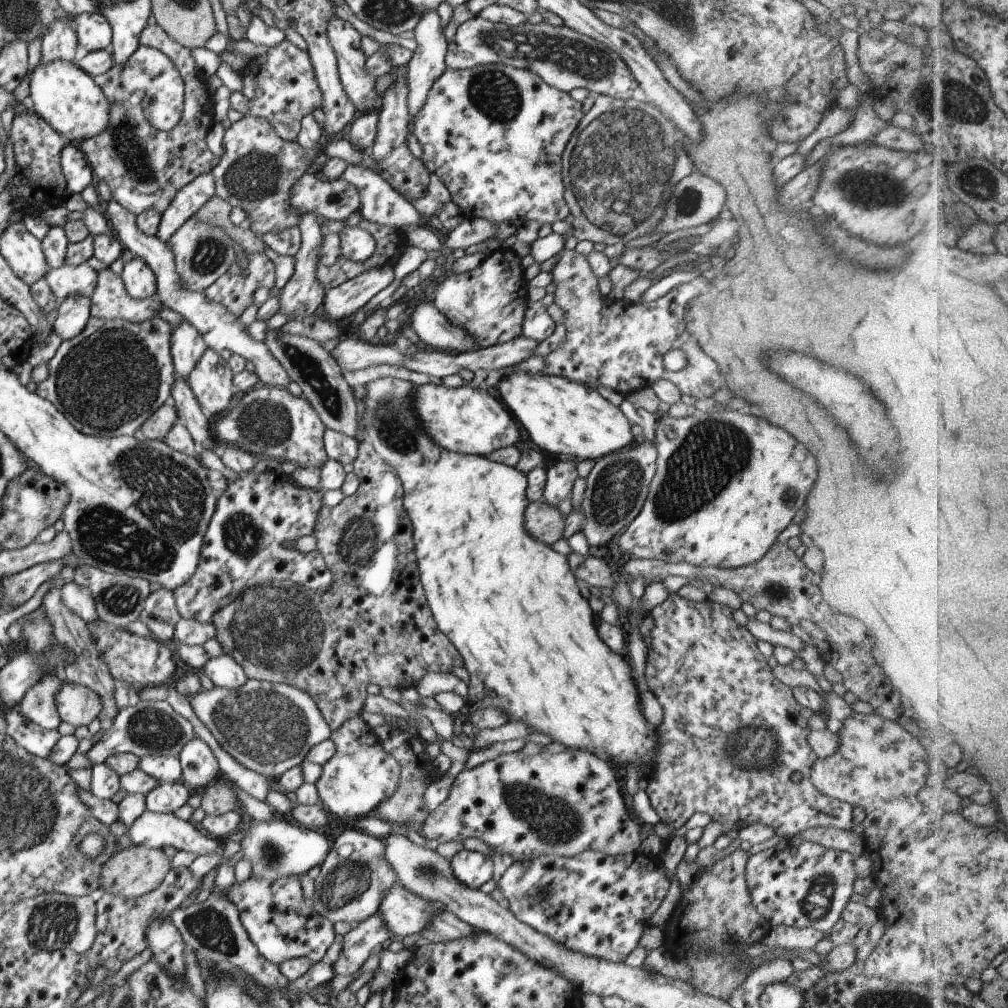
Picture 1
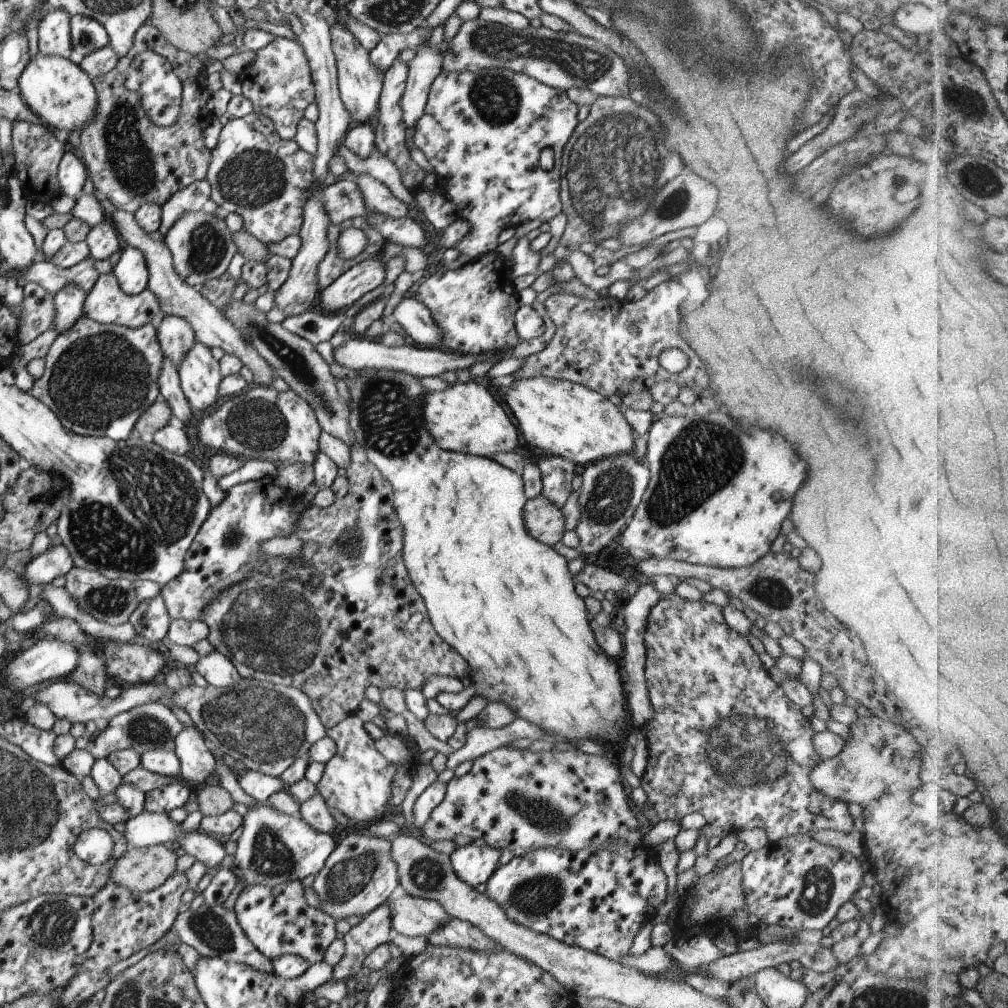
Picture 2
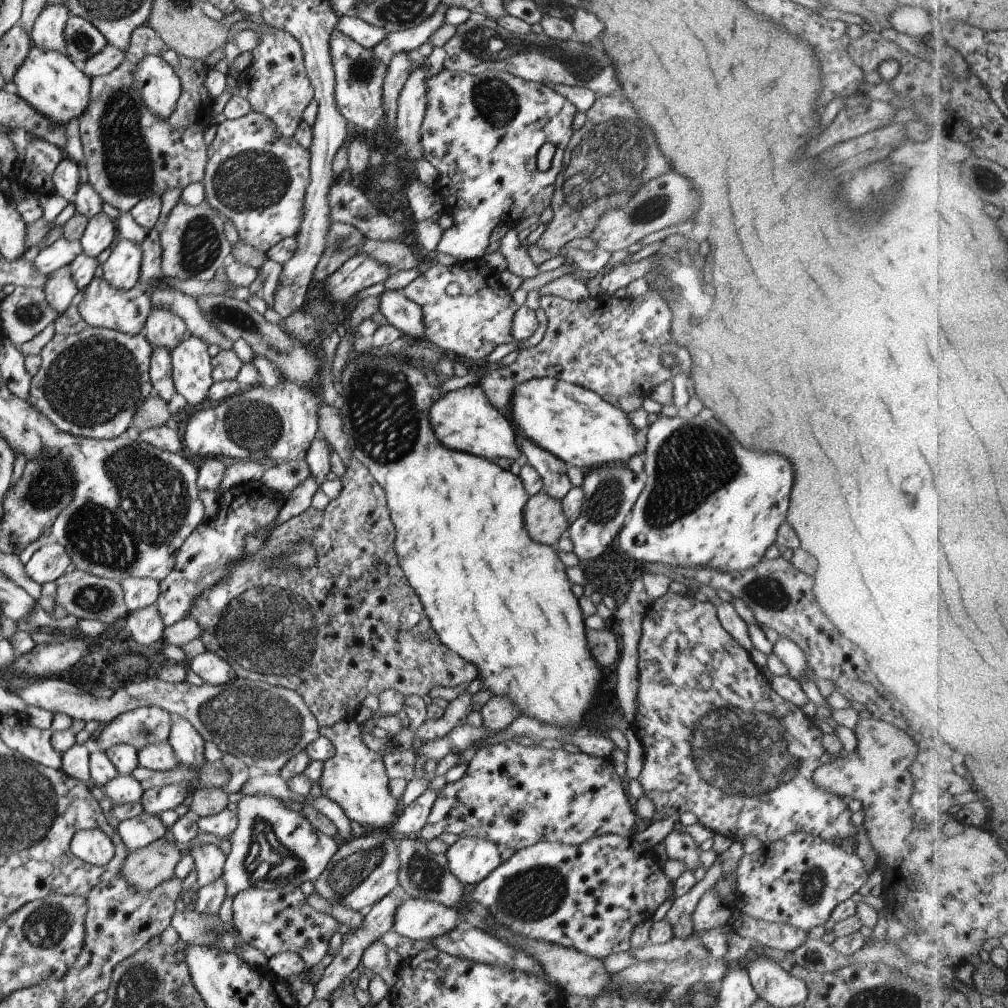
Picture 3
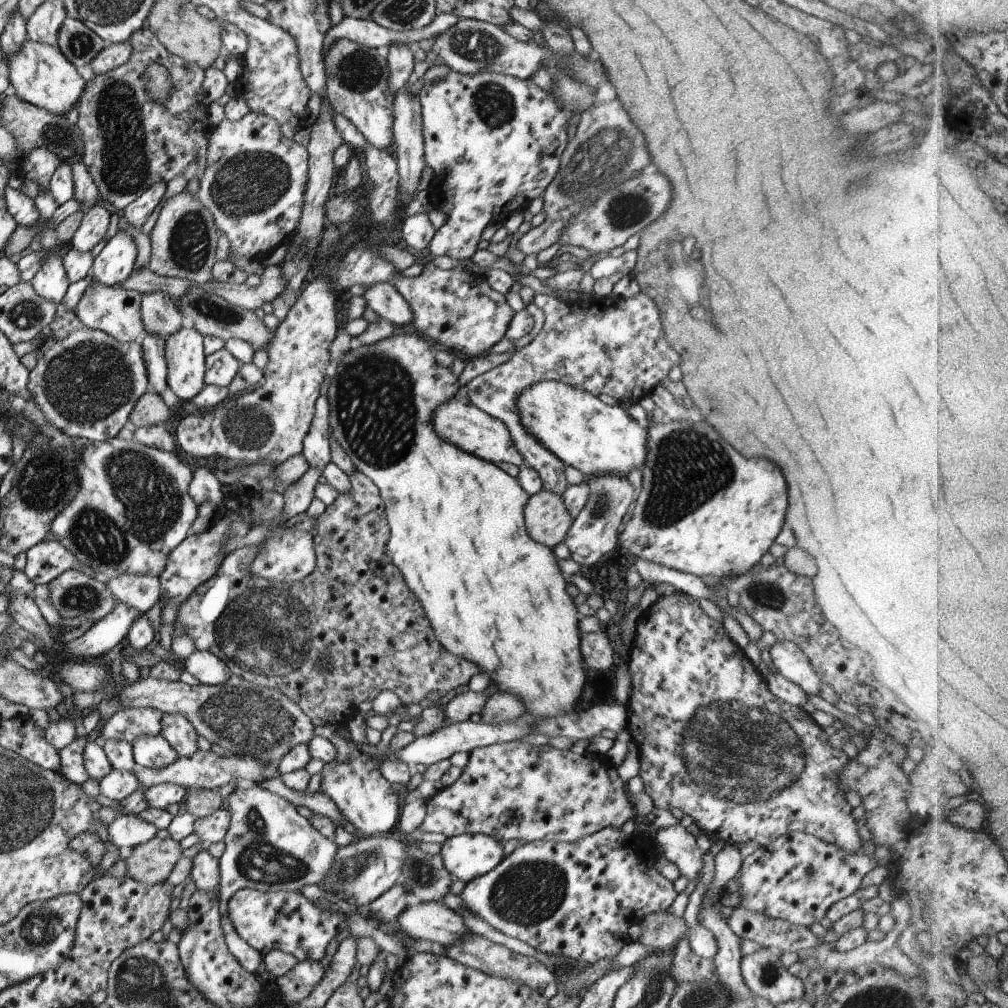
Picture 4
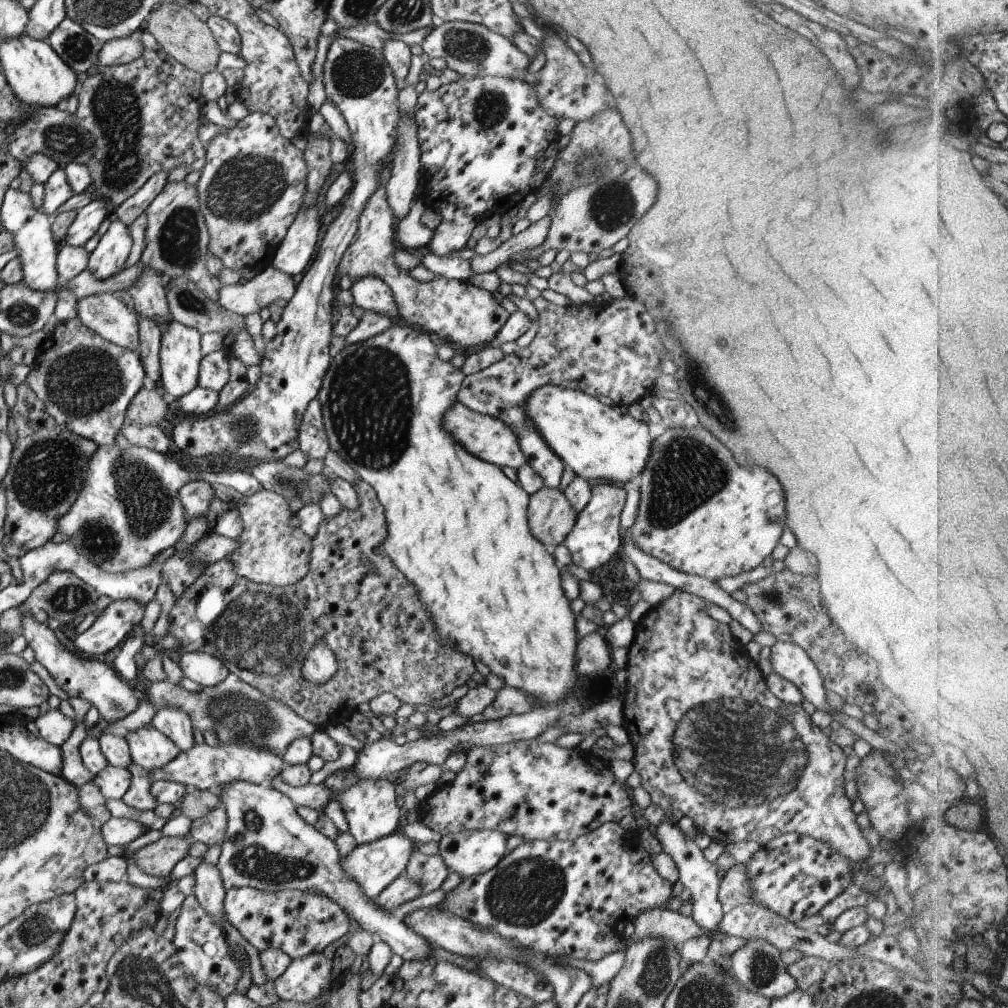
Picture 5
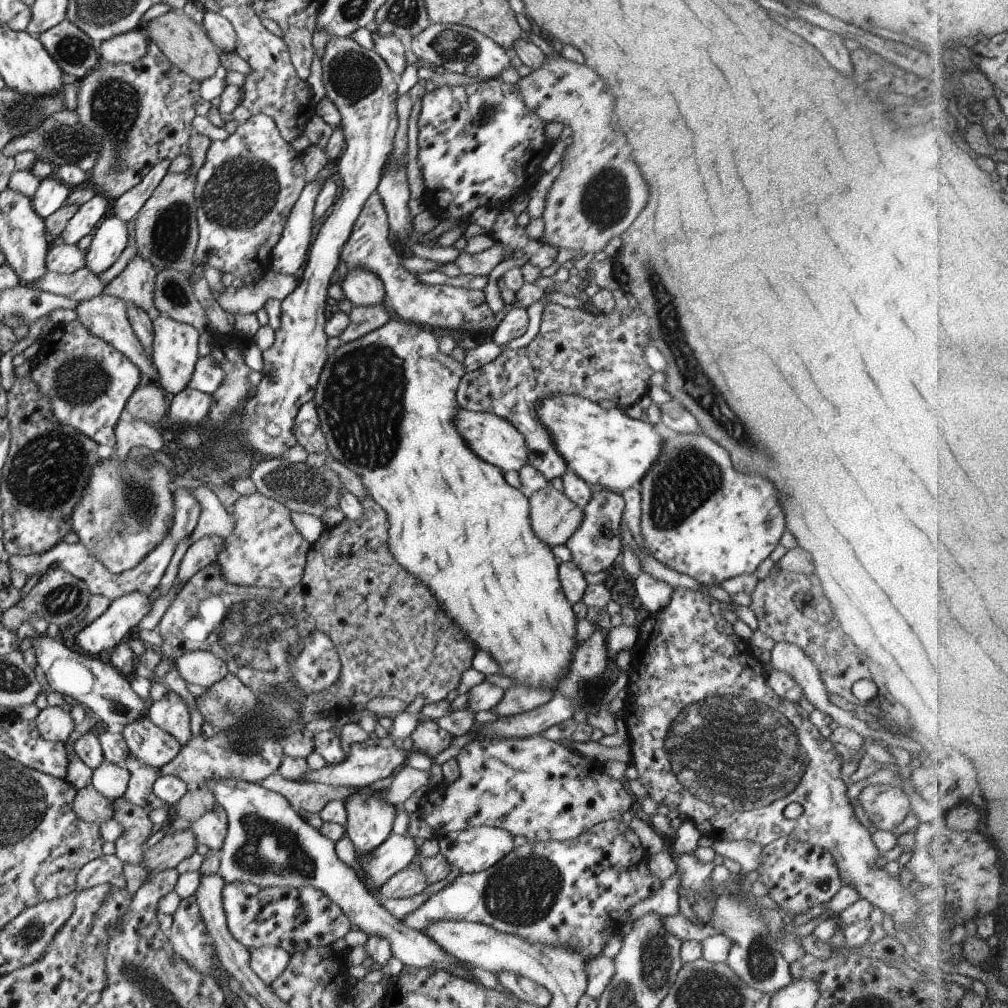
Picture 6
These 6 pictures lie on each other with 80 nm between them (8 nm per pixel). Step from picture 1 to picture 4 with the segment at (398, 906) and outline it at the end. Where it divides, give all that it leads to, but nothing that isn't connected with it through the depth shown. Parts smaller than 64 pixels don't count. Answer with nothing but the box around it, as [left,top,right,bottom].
[395,901,468,947]

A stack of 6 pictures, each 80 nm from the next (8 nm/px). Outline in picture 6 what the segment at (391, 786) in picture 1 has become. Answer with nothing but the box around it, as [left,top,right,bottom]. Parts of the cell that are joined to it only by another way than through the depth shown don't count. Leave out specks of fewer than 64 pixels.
[343,787,396,856]

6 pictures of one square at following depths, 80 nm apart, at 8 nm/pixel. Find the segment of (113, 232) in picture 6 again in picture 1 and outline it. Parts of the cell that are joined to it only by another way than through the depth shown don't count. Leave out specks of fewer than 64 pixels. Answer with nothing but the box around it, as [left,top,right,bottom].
[120,257,156,299]

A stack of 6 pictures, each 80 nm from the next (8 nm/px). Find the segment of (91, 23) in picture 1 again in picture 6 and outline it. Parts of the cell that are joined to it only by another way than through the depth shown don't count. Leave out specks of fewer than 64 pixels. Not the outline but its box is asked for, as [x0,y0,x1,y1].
[37,18,99,81]

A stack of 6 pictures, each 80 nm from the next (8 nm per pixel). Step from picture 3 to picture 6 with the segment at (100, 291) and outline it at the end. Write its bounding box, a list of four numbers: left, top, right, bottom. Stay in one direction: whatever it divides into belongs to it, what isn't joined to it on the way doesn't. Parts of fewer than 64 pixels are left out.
[75,295,157,382]

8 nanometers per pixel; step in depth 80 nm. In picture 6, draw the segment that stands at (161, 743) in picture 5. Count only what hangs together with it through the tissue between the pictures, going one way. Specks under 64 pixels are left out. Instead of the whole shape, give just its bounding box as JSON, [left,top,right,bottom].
[121,716,180,769]

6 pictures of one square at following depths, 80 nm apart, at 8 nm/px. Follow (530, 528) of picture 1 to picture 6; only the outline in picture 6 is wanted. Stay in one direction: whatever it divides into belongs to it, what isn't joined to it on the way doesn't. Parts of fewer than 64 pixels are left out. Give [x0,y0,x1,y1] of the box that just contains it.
[527,482,582,548]

